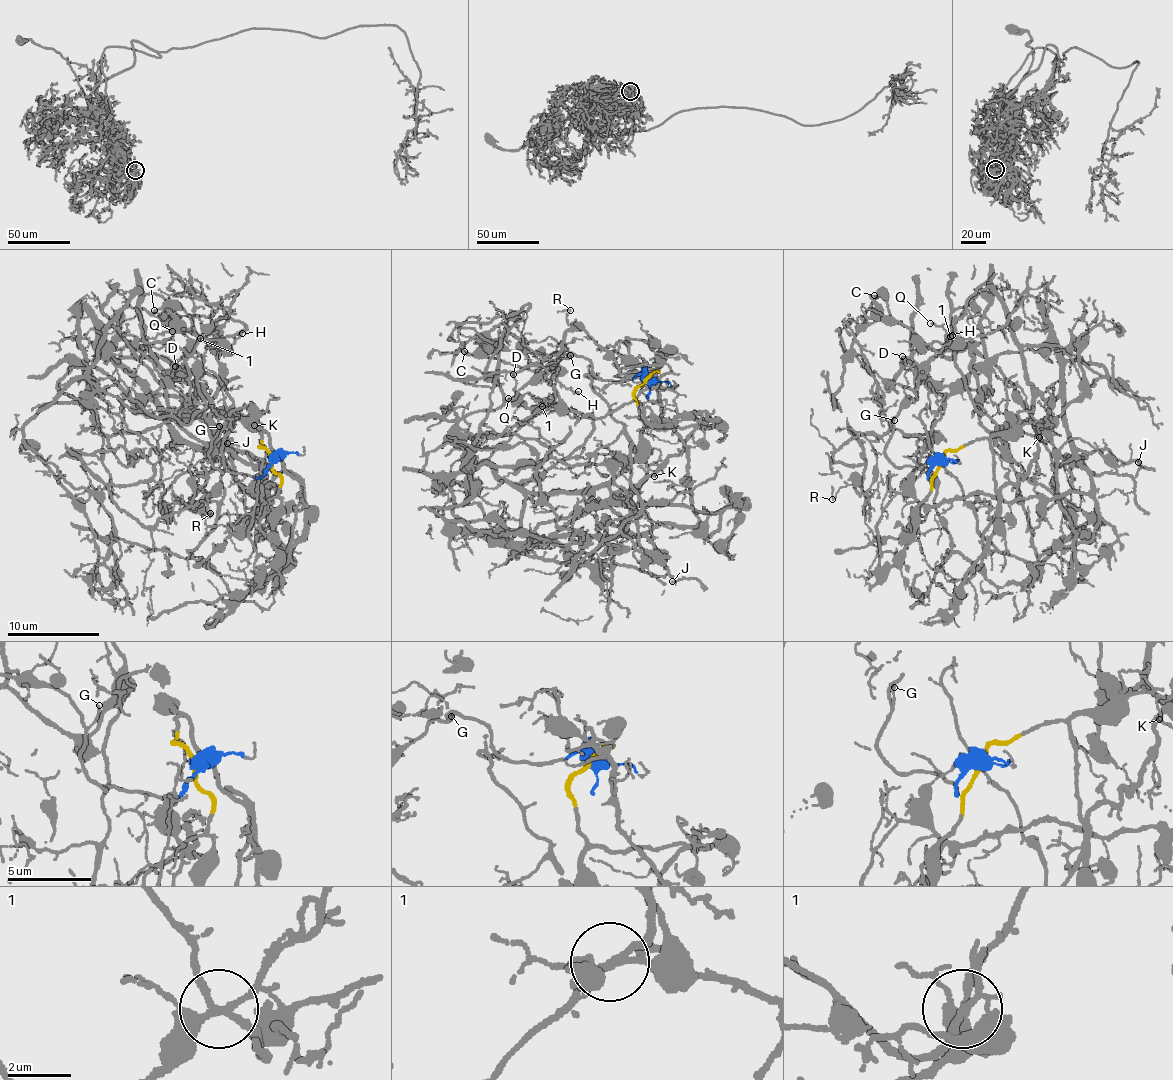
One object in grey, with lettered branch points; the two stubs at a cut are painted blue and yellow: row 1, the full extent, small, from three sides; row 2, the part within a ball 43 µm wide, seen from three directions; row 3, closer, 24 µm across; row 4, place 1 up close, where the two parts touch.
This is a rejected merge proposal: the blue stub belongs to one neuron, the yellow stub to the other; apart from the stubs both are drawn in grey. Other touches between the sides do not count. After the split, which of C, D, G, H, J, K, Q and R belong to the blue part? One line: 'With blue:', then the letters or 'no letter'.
With blue: D, G, Q, R

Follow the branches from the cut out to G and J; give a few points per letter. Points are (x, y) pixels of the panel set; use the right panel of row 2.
G: (941, 461), (930, 470), (929, 478), (914, 466), (897, 465), (887, 455), (885, 446), (894, 419)
J: (941, 461), (945, 451), (1014, 434), (1032, 421), (1057, 450), (1082, 439), (1120, 475), (1137, 473), (1139, 461)

